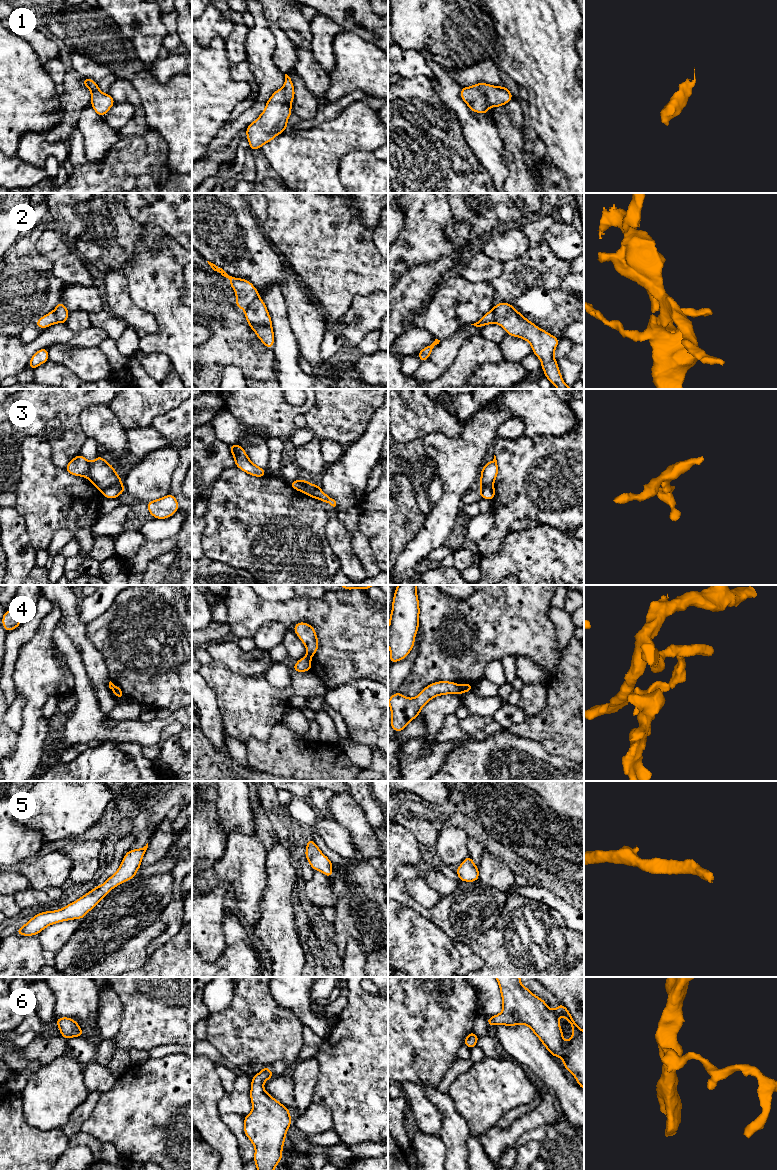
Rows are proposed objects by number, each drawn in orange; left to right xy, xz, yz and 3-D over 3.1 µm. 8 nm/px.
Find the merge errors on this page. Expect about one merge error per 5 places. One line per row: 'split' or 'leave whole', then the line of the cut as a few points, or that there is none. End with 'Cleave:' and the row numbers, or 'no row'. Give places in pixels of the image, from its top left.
1: leave whole; cut none
2: split; cut xz (258, 295), (246, 309)
3: split; cut xy (121, 482), (110, 485), (102, 491)
4: split; cut yz (459, 685), (462, 693)
5: leave whole; cut none
6: leave whole; cut none
Cleave: 2, 3, 4

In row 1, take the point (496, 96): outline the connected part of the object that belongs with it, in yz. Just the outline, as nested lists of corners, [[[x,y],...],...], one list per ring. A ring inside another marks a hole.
[[[484,82],[462,87],[460,96],[471,111],[482,114],[487,114],[491,106],[500,107],[513,99],[512,93],[504,85],[497,87]]]

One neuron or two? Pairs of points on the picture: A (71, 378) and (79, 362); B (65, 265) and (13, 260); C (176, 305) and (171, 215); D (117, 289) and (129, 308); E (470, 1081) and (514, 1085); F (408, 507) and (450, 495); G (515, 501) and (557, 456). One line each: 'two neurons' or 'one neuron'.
A: two neurons
B: two neurons
C: one neuron
D: one neuron
E: one neuron
F: two neurons
G: one neuron

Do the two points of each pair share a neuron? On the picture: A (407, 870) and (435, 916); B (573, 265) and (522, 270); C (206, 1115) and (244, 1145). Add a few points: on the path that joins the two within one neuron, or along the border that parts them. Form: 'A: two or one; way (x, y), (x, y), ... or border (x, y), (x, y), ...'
A: one; way (401, 884), (401, 893), (411, 903), (421, 909)
B: one; way (560, 268), (535, 270)
C: two; border (222, 1121), (235, 1136), (238, 1153), (242, 1159)

